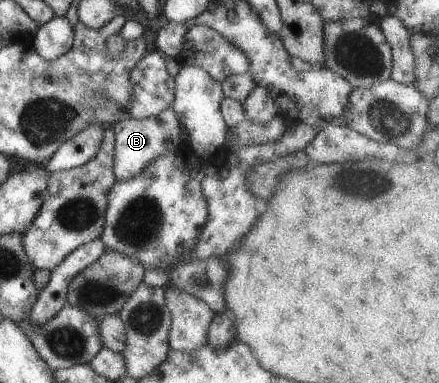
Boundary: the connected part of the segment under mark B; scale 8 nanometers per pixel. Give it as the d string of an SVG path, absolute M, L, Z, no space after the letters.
M169 107L157 116L136 119L133 117L117 121L112 128L116 134L114 152L114 173L118 181L126 181L136 177L143 169L167 151L177 151L184 146L181 139L181 127L175 111Z

